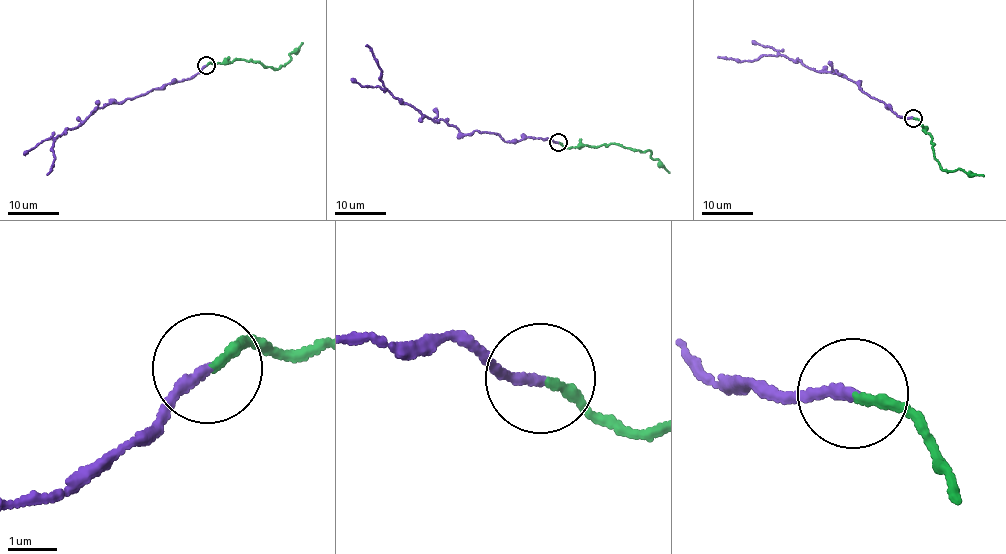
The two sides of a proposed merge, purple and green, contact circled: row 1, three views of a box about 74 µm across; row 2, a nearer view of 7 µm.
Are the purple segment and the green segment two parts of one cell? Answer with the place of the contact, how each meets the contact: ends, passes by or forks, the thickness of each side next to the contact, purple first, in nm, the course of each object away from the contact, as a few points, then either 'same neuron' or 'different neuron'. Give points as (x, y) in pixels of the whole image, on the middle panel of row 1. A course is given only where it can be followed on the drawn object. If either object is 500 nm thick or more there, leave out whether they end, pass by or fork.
place (558, 142); purple ends; green ends; calibres 200 and 200 nm; course purple (558, 142), (528, 137), (505, 142), (493, 133), (462, 134), (443, 120), (434, 122), (393, 96), (365, 45); course green (558, 142), (569, 148), (614, 143), (650, 151), (650, 156), (669, 173); different neuron

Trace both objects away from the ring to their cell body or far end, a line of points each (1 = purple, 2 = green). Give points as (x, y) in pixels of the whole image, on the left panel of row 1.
1: (206, 65), (190, 78), (111, 102), (79, 126), (67, 129), (51, 149), (54, 166), (46, 175)
2: (206, 65), (244, 59), (259, 61), (267, 67), (280, 67), (285, 65), (291, 58), (289, 54), (302, 44)

